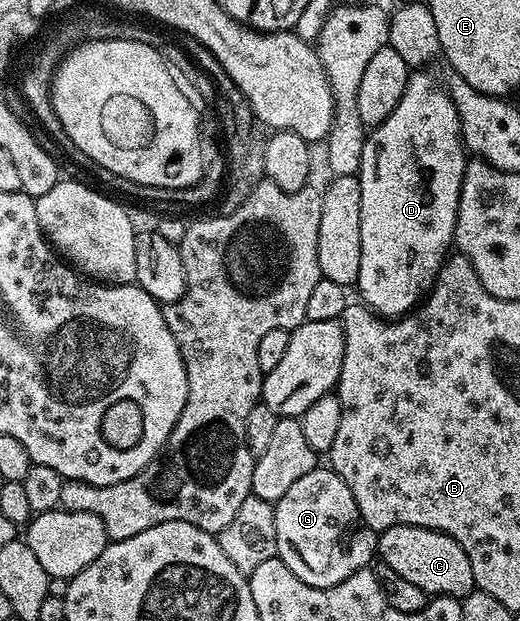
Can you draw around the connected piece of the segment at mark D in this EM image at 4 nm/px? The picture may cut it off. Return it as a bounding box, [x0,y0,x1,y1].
[356,73,468,317]

